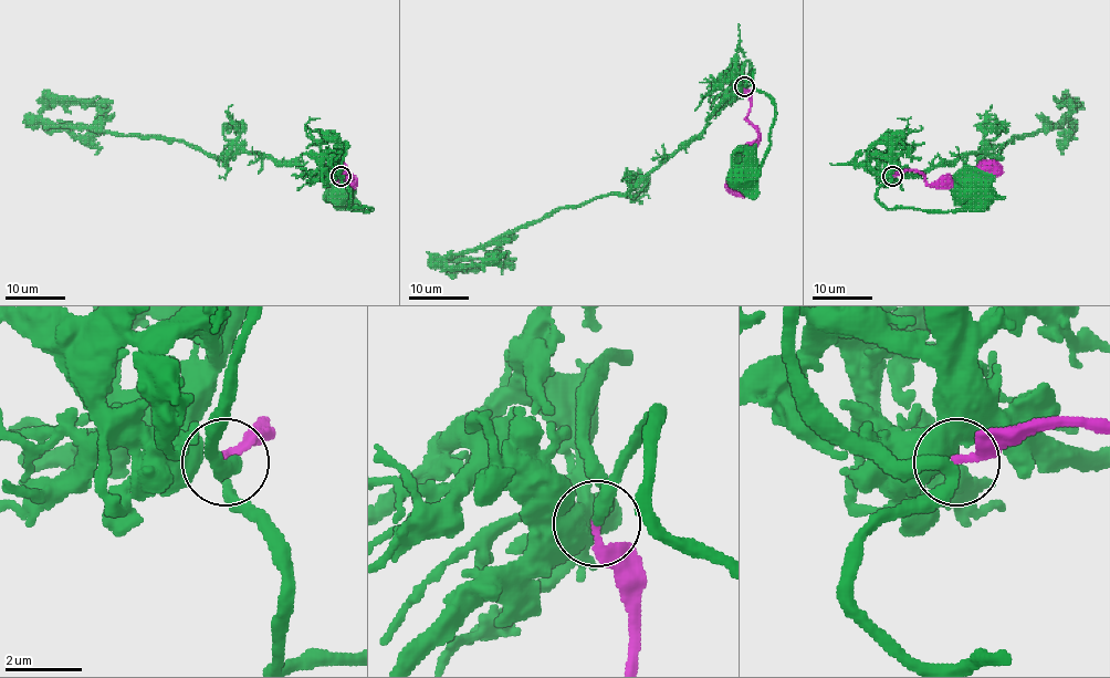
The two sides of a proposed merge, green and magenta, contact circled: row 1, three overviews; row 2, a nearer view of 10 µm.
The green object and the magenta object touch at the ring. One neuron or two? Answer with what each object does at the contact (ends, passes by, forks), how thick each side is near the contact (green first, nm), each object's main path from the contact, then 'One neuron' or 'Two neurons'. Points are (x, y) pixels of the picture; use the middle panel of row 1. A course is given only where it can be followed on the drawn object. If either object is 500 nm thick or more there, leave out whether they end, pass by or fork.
At the ring green passes by. At the ring magenta ends. Thickness 280 nm (green) against 240 nm. Course of green: (744, 86), (753, 70), (753, 85), (774, 106), (770, 149), (760, 166), (745, 167), (741, 177). Course of magenta: (744, 86), (750, 100), (745, 120), (756, 129), (757, 142), (740, 157), (740, 166), (729, 177), (733, 183). Two neurons

